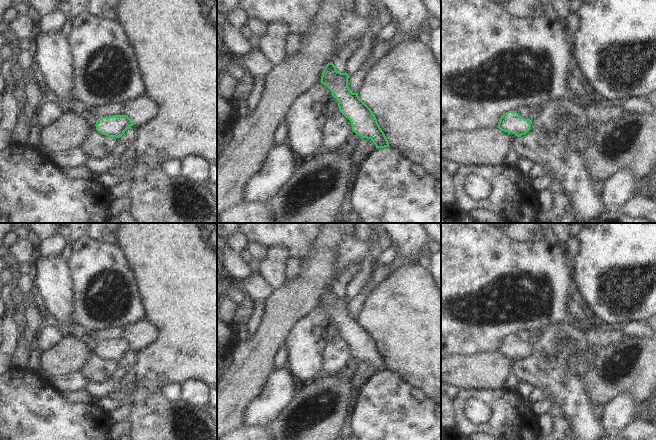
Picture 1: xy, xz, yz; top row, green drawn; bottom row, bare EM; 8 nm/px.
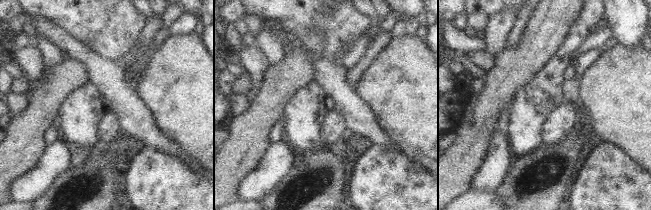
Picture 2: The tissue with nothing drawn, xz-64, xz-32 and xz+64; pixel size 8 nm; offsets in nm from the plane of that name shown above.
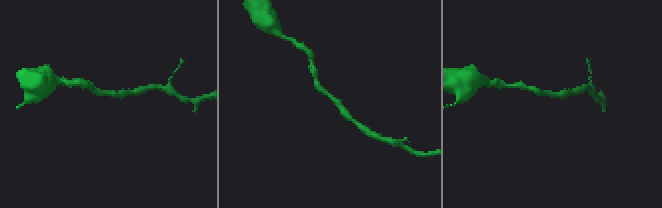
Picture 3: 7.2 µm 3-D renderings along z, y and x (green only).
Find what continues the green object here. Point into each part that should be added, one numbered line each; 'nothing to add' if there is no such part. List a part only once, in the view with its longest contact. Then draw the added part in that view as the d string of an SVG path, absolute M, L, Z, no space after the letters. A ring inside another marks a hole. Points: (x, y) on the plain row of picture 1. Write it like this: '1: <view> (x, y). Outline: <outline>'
nothing to add.

